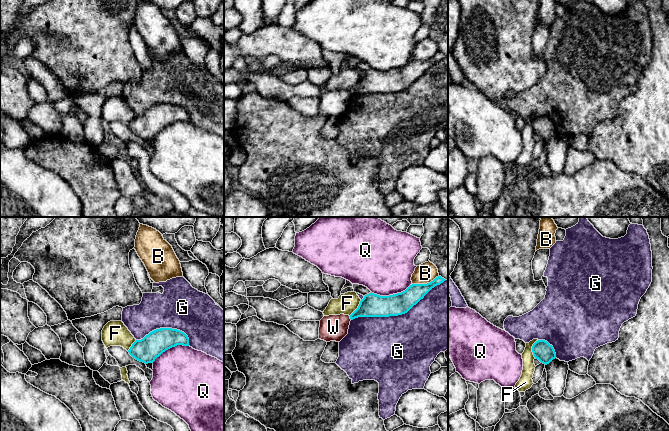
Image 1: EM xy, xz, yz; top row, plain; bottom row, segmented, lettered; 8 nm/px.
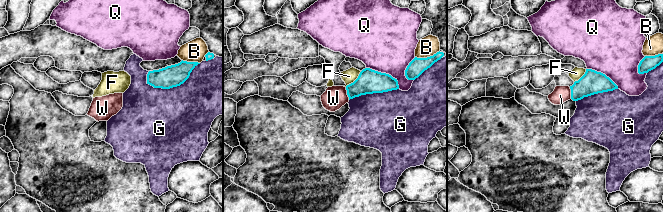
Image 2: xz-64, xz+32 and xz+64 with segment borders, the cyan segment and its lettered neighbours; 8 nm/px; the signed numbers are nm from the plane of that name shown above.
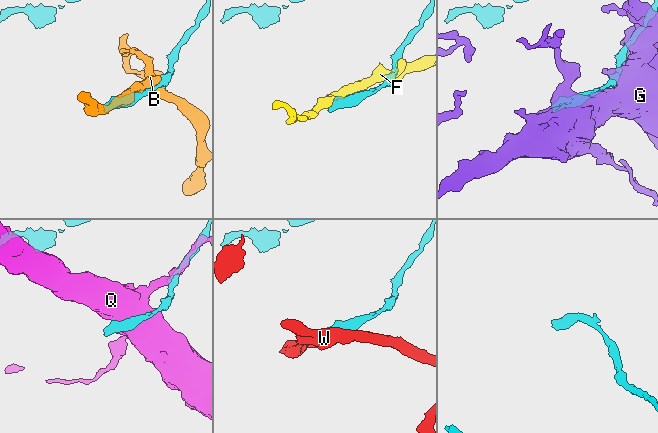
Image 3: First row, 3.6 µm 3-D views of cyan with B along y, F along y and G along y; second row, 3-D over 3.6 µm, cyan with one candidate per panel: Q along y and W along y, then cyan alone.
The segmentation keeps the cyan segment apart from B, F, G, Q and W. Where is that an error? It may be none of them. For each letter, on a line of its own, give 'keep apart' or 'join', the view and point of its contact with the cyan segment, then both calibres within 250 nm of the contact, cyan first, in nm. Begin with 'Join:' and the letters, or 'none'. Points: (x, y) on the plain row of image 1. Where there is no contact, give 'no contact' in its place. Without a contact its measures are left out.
Join: none
B: keep apart | xz (425, 60) | 170/160 nm
F: keep apart | yz (532, 124) | 160/100 nm
G: keep apart | xz (398, 90) | 190/480 nm
Q: keep apart | xz (391, 71) | 190/460 nm
W: keep apart | xz (350, 94) | 190/200 nm

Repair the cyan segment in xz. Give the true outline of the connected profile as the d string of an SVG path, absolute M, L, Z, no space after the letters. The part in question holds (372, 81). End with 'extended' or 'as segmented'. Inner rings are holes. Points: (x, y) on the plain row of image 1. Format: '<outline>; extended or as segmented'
M441 52L427 60L412 60L405 67L389 72L369 69L360 77L358 84L350 91L358 93L389 93L407 89L435 62L445 57Z; as segmented

